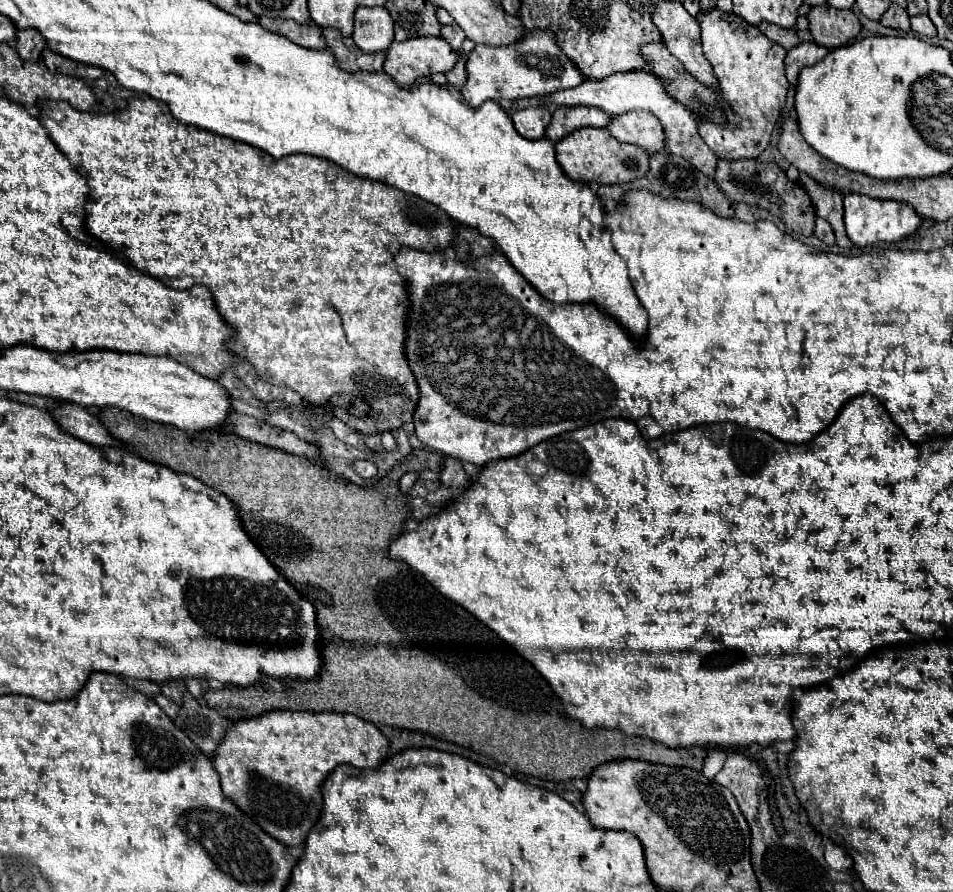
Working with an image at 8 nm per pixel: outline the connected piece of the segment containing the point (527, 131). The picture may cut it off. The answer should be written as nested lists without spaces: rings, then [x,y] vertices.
[[[533,106],[533,108],[523,108],[513,114],[513,124],[515,130],[529,140],[539,140],[545,136],[545,128],[551,122],[551,108],[547,106]]]

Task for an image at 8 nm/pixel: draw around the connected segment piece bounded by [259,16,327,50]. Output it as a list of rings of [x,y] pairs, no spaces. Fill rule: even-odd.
[[[259,18],[259,24],[271,32],[279,32],[297,46],[311,48],[311,50],[327,50],[327,42],[323,38],[323,28],[309,24],[297,24],[295,20],[281,20],[281,18]]]

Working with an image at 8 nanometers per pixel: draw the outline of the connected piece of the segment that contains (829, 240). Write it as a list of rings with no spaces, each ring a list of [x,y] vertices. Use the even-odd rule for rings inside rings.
[[[817,218],[817,226],[815,226],[815,236],[827,244],[827,246],[833,246],[833,230],[831,230],[831,224],[829,222],[823,222],[821,218]]]

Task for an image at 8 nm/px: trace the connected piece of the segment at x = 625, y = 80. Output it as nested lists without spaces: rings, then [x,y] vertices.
[[[619,72],[619,74],[611,74],[603,80],[585,80],[583,84],[569,88],[569,90],[559,90],[555,94],[545,96],[545,104],[549,106],[595,106],[595,108],[603,108],[613,116],[619,116],[623,112],[629,110],[647,110],[651,114],[655,114],[665,130],[665,150],[669,154],[681,156],[687,162],[691,162],[697,170],[701,170],[705,176],[713,178],[715,174],[715,164],[719,160],[719,156],[703,142],[703,138],[699,138],[697,132],[697,124],[699,124],[699,116],[691,114],[691,110],[687,110],[685,106],[679,106],[679,102],[671,100],[671,96],[667,92],[661,90],[661,82],[659,78],[655,78],[655,74],[651,72]]]

